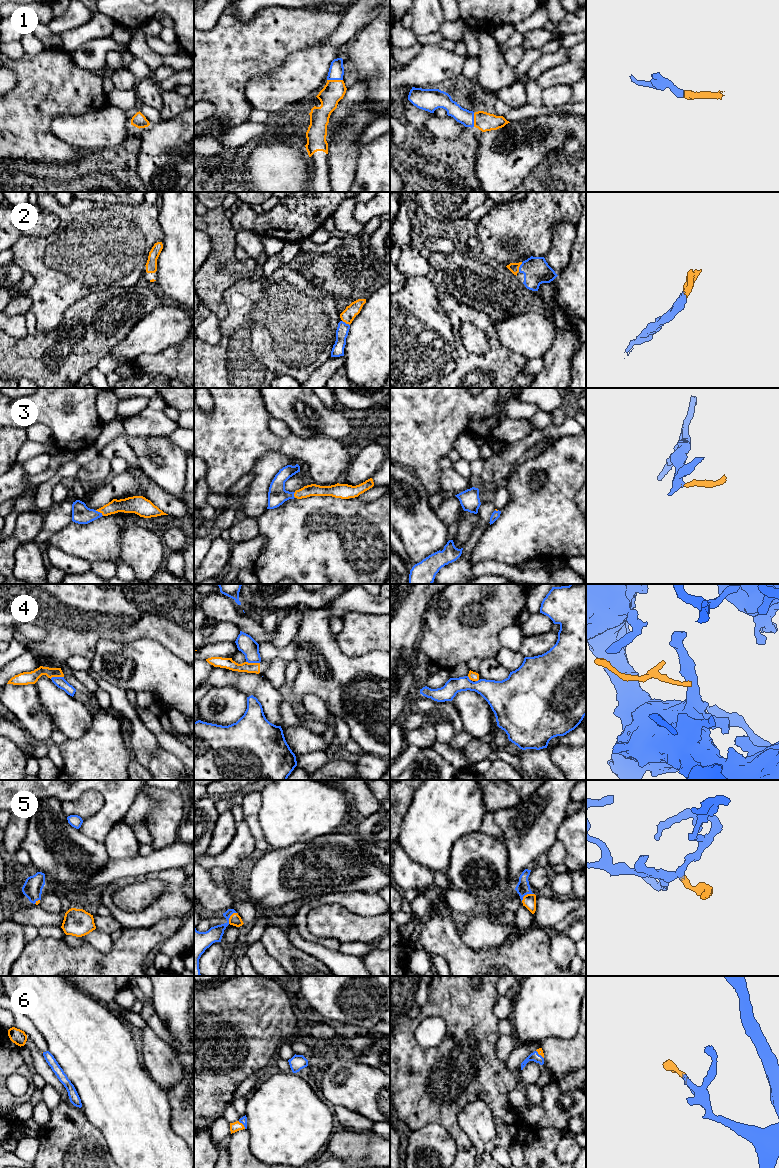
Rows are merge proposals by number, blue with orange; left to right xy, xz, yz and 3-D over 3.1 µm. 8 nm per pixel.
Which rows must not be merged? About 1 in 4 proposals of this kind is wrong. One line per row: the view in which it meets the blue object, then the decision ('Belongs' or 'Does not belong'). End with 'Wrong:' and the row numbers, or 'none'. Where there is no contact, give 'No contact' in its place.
1: Touches blue in xz. Belongs
2: Touches blue in yz. Belongs
3: Touches blue in xy. Belongs
4: Touches blue in xz. Does not belong
5: Touches blue in xz. Belongs
6: Touches blue in xz. Belongs
Wrong: 4

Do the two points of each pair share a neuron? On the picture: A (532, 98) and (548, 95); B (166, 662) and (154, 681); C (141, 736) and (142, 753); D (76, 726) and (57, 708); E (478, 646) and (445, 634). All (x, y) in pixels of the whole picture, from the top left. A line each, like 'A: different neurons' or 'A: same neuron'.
A: different neurons
B: same neuron
C: same neuron
D: same neuron
E: same neuron

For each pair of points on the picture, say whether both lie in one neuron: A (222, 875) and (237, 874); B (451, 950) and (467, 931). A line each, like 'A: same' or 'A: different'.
A: same
B: different

